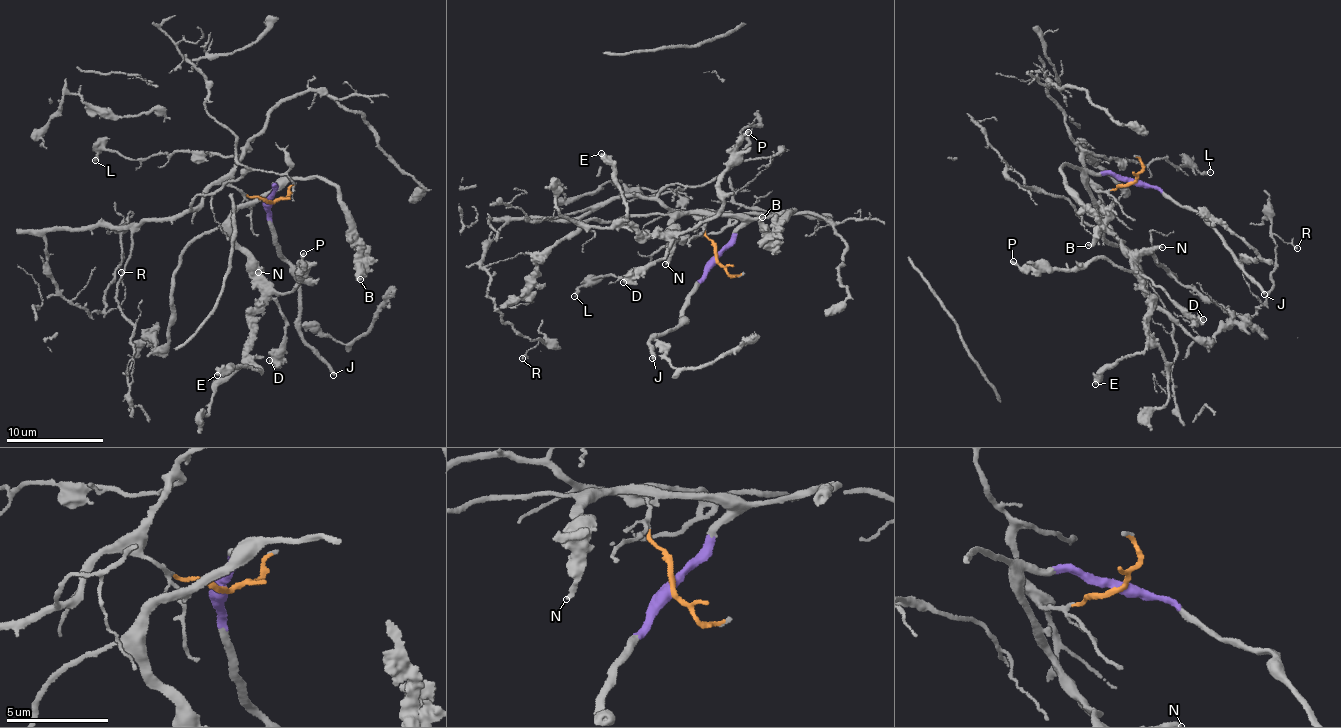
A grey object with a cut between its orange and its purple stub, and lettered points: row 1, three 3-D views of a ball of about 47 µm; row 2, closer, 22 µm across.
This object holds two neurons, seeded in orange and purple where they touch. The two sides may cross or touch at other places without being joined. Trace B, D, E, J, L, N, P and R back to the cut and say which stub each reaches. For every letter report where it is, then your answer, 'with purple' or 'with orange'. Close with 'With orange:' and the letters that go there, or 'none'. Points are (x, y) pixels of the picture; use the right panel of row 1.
B: place (1088, 245); with purple
D: place (1203, 319); with purple
E: place (1095, 384); with purple
J: place (1264, 294); with purple
L: place (1210, 172); with orange
N: place (1162, 247); with purple
P: place (1013, 261); with purple
R: place (1297, 248); with orange
With orange: L, R

